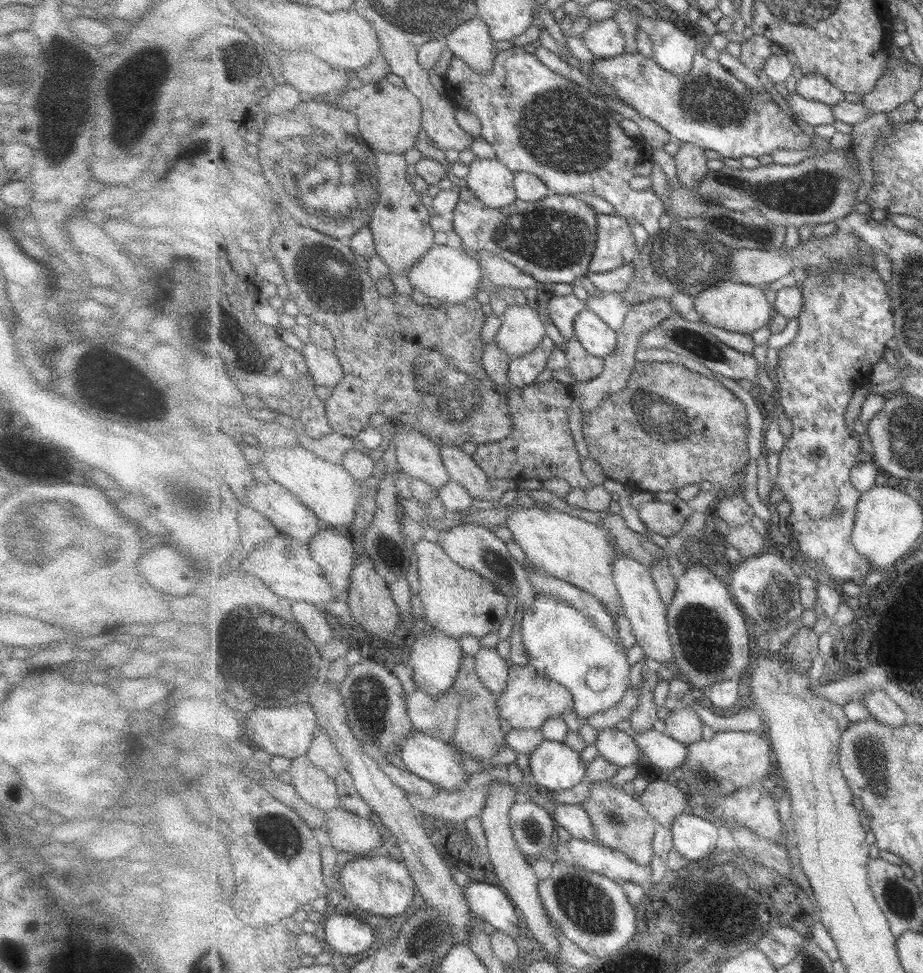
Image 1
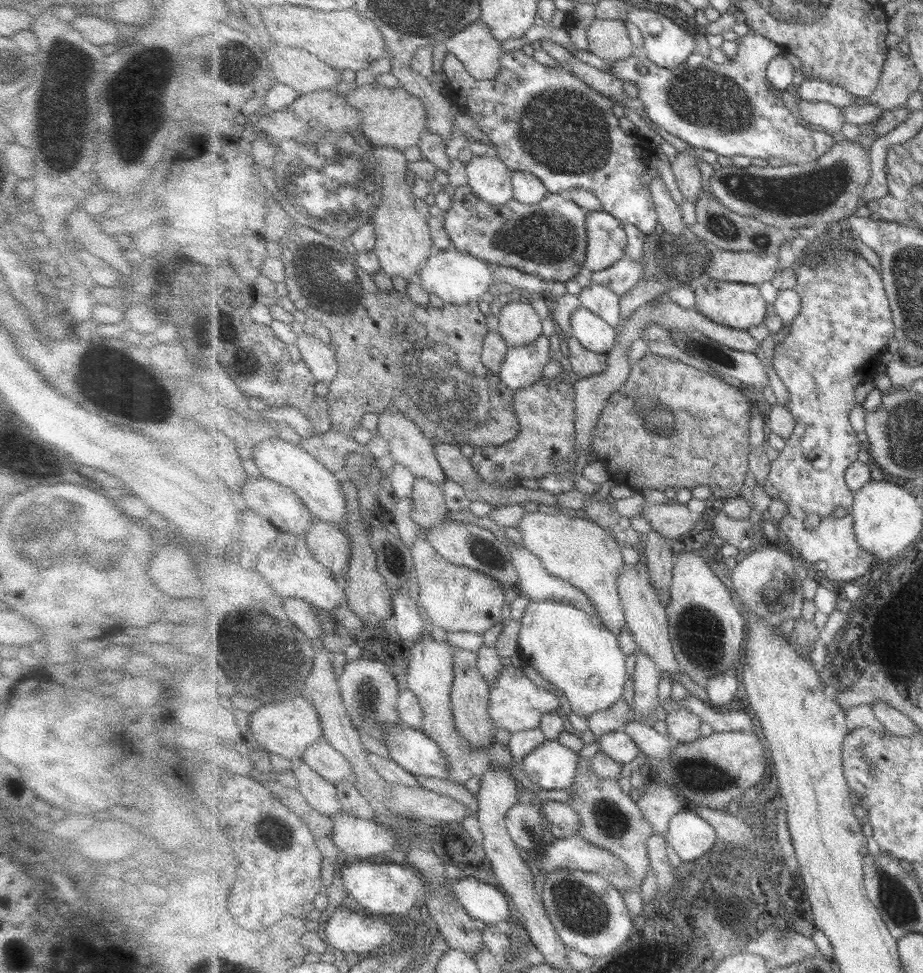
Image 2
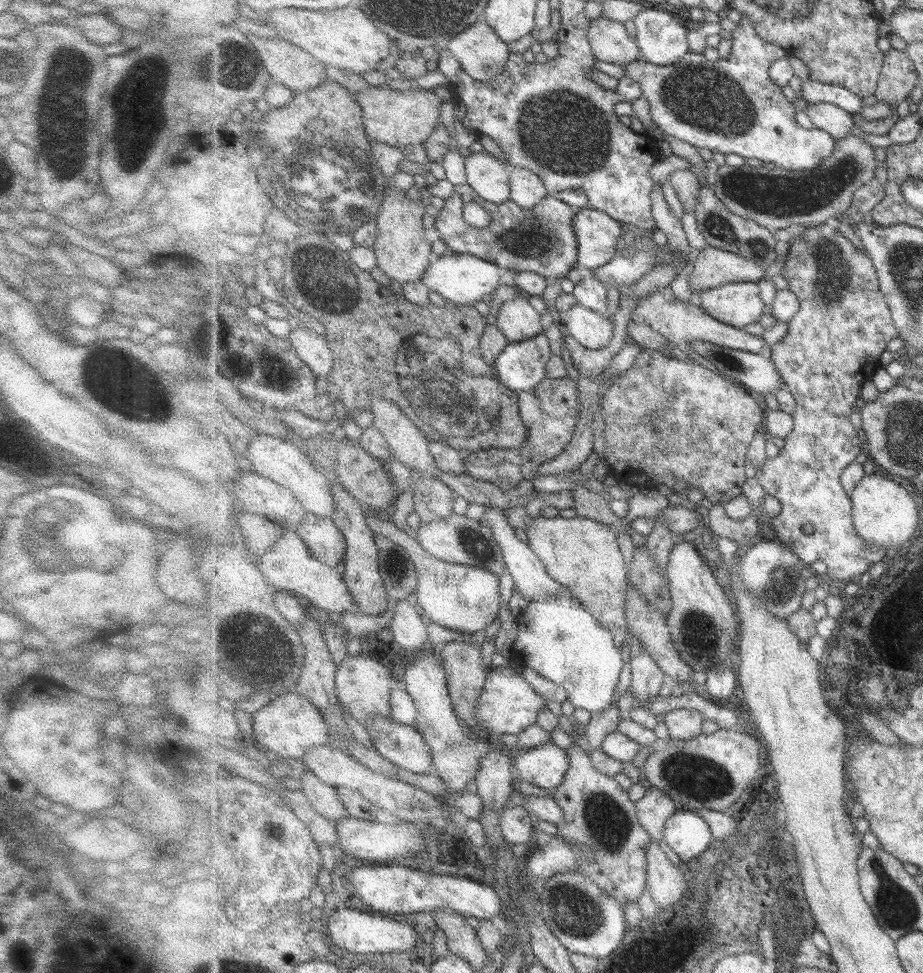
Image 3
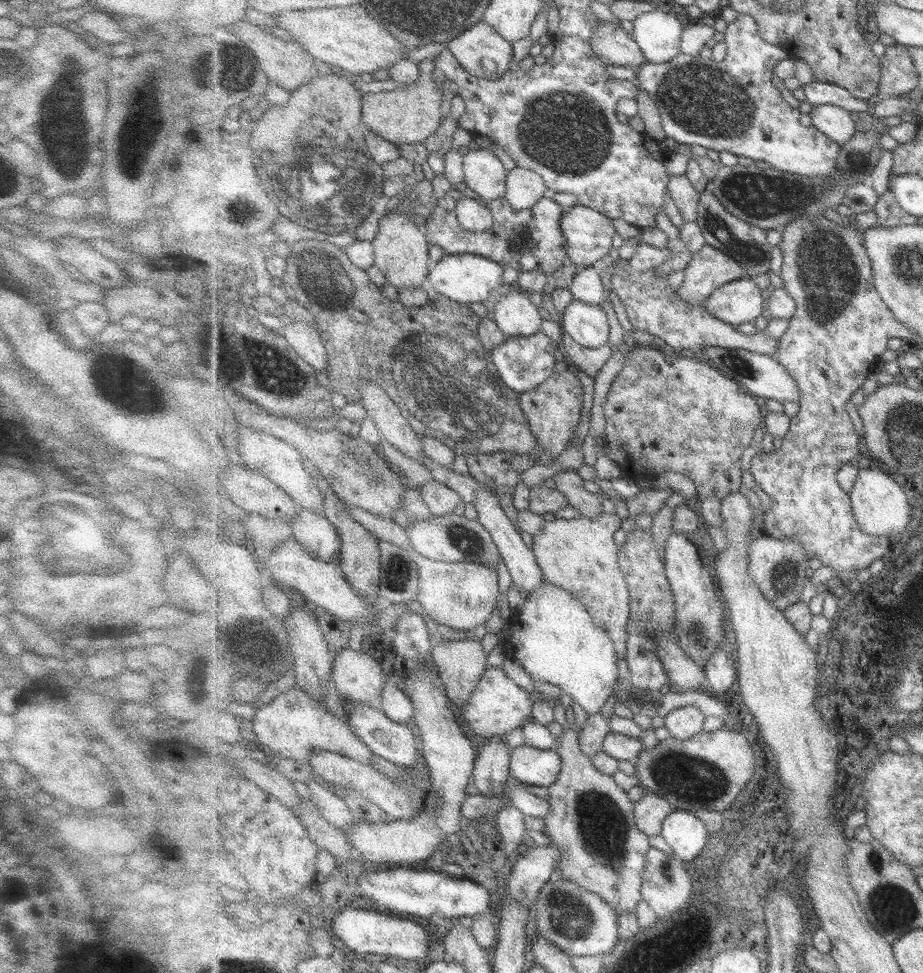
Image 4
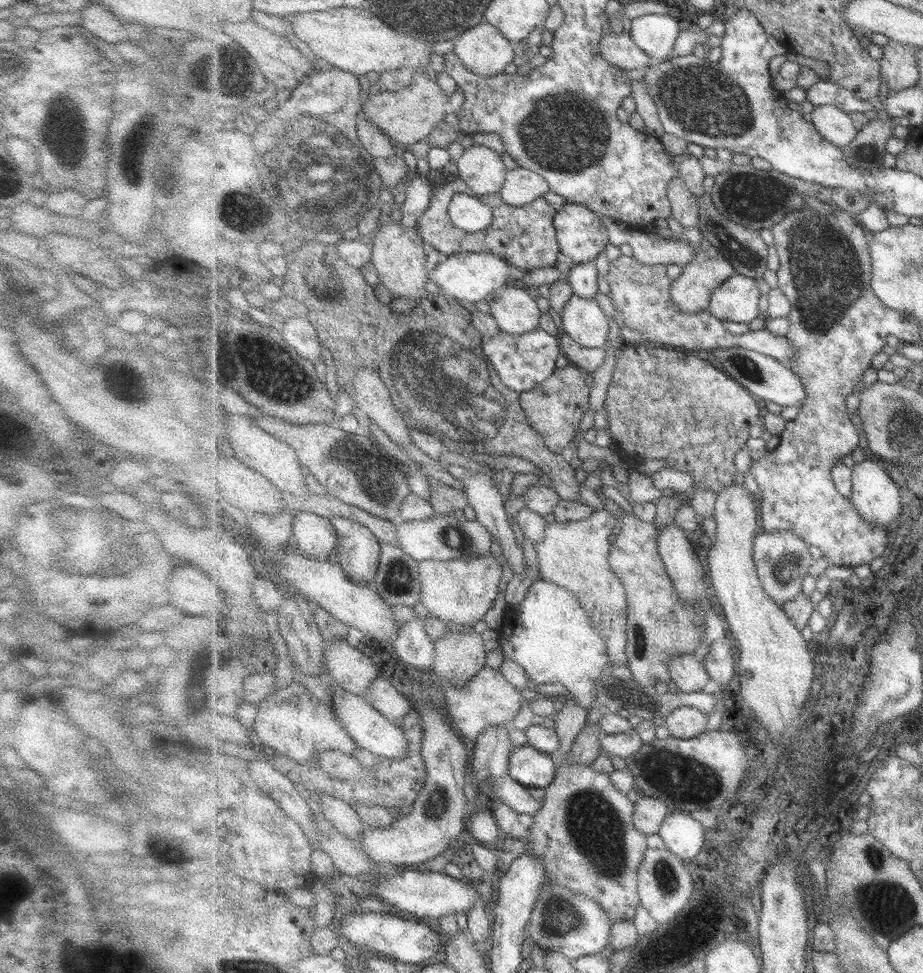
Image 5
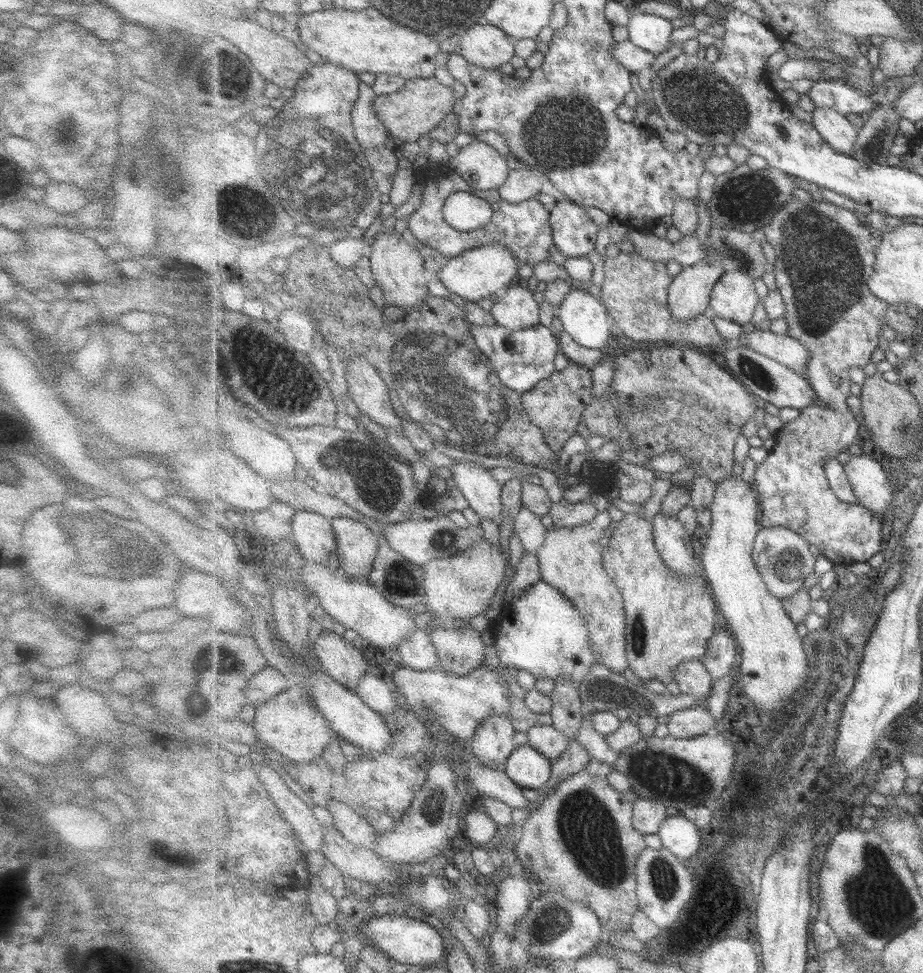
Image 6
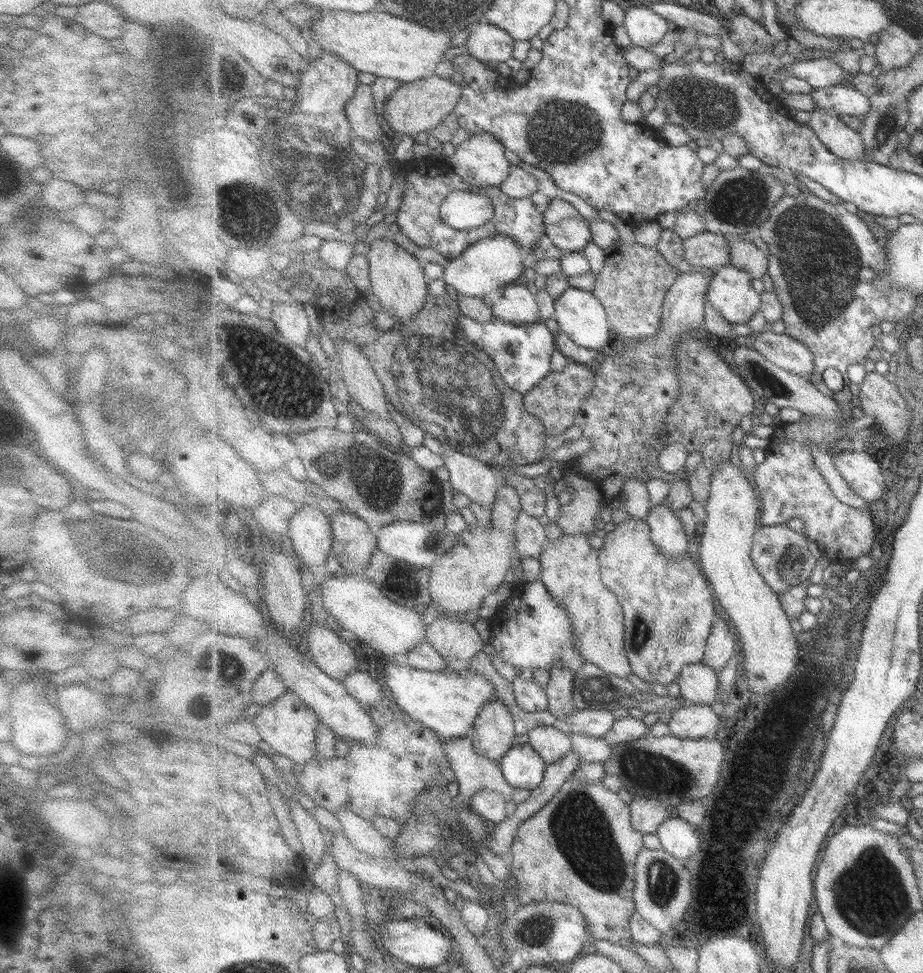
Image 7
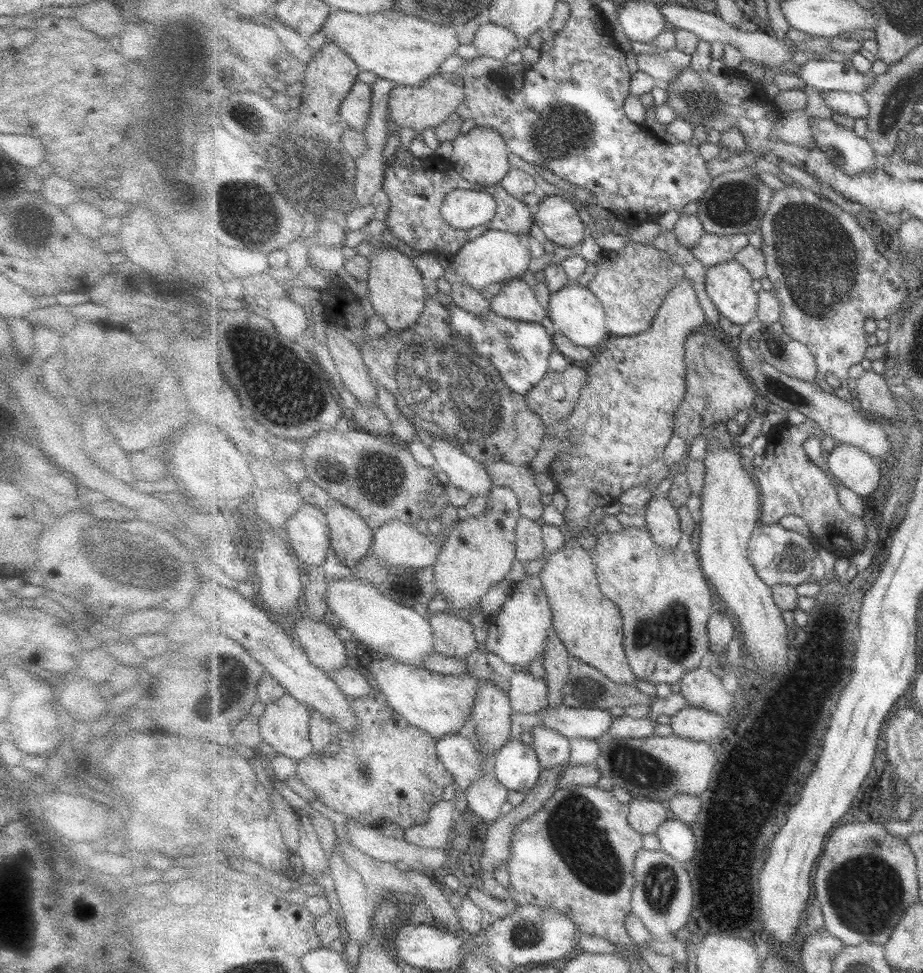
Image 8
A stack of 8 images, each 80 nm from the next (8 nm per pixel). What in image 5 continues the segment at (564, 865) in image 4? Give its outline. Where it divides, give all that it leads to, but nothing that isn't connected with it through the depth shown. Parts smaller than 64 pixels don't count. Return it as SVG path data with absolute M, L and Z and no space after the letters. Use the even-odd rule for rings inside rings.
M559 695L563 707L556 714L555 730L560 738L560 747L553 756L558 770L554 781L545 788L545 797L541 810L533 816L533 826L527 832L529 849L526 853L543 859L549 883L570 888L575 894L587 895L597 902L611 918L613 924L623 920L634 921L641 898L638 891L639 869L642 868L647 849L647 837L634 825L636 803L627 798L627 793L614 785L610 775L595 770L592 765L570 763L571 749L579 734L587 726L589 712L572 695Z

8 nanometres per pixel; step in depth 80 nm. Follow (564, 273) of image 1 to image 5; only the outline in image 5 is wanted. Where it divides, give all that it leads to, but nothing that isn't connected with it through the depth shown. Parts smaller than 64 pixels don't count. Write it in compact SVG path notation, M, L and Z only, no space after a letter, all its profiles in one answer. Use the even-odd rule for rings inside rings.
M432 168L429 170L427 179L431 182L434 193L430 207L418 216L416 226L423 237L423 242L427 242L427 245L433 246L447 257L467 252L490 252L506 258L506 261L510 262L513 267L525 272L537 268L551 268L558 264L558 258L562 254L554 225L558 210L545 197L515 208L505 201L501 204L503 197L497 194L495 198L499 202L495 204L493 224L486 230L469 233L457 228L449 216L449 205L456 194L473 194L469 185L460 176L457 180L448 182L442 171Z

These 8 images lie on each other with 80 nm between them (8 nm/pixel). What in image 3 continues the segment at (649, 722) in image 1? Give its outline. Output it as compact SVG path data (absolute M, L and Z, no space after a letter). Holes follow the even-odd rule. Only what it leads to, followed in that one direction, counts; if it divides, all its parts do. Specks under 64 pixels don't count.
M630 636L628 642L631 646L629 663L632 668L629 690L637 700L636 705L645 706L649 700L659 696L659 690L664 685L666 674L634 636Z

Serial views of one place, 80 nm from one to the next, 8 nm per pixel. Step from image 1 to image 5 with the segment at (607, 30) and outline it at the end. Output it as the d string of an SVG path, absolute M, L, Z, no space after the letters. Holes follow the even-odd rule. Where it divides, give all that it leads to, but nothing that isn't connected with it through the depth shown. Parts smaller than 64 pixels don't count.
M611 32L609 36L601 38L599 50L607 62L621 69L647 69L654 63L650 56L631 40L630 34L625 34L625 32L619 34Z

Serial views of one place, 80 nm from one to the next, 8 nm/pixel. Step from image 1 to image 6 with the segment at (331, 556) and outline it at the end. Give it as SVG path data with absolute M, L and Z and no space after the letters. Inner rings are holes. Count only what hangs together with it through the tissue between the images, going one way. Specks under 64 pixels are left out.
M299 510L294 514L290 536L305 562L328 564L331 553L338 548L332 519L313 512Z

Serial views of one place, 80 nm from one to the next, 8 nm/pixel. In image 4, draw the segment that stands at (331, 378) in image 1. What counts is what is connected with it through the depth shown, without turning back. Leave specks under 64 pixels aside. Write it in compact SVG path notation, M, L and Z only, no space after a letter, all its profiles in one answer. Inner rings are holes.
M291 324L287 334L281 335L289 340L296 353L310 363L316 372L324 373L330 368L328 352L317 326L313 328L309 324Z

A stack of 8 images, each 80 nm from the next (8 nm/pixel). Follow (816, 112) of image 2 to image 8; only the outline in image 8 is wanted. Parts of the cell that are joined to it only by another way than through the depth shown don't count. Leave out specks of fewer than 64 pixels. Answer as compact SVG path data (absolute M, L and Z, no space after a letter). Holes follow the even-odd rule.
M815 117L810 126L819 148L848 175L872 171L880 166L880 161L867 139L841 126L833 117Z

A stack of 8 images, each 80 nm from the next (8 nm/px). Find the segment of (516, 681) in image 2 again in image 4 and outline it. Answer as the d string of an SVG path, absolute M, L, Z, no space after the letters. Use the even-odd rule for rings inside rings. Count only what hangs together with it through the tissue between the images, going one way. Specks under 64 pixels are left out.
M501 666L489 667L471 695L469 702L461 708L463 722L477 737L485 740L491 736L504 736L513 730L523 729L533 721L533 709L537 699L535 694L517 686L517 682L507 676Z

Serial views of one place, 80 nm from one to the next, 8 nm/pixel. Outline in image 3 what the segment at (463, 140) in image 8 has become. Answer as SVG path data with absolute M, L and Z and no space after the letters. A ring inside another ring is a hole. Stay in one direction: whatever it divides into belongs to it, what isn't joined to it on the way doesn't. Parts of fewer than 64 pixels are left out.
M481 151L466 157L466 179L479 197L503 204L511 198L510 167L490 153Z

